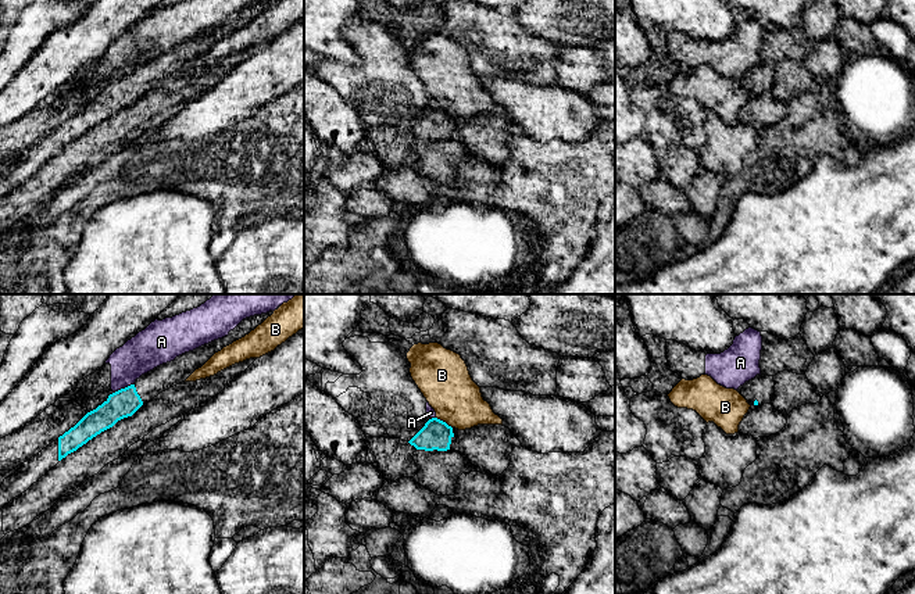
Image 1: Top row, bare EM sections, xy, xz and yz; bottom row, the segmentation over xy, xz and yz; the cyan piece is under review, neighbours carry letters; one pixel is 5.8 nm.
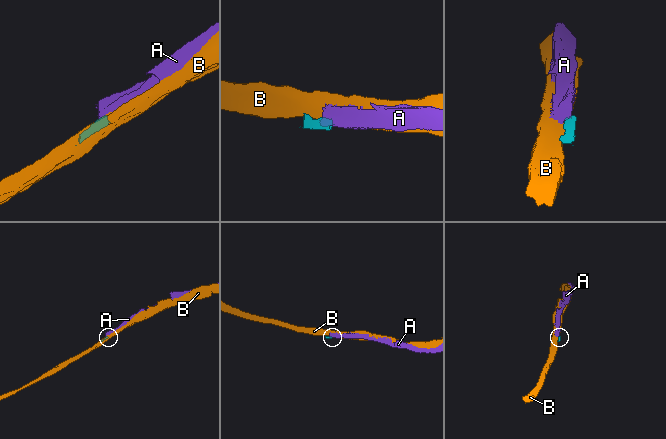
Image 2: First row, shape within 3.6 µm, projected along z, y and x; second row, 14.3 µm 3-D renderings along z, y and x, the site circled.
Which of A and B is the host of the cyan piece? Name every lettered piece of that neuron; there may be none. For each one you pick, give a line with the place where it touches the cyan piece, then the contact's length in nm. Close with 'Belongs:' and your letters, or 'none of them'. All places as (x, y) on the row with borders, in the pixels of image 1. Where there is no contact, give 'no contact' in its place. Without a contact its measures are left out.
Belongs: none of them

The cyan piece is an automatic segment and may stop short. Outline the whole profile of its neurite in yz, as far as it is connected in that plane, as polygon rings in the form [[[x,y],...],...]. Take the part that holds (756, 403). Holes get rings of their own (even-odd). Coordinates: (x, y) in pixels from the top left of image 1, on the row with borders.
[[[757,375],[737,390],[750,405],[771,404],[775,394],[773,376]]]

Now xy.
[[[269,311],[246,318],[228,336],[185,353],[174,361],[142,375],[133,384],[110,394],[101,405],[87,412],[74,427],[24,462],[14,475],[4,479],[0,486],[0,509],[25,493],[68,454],[112,427],[118,421],[132,416],[143,404],[151,401],[160,393],[185,382],[215,353],[249,334],[272,314],[274,311]]]

